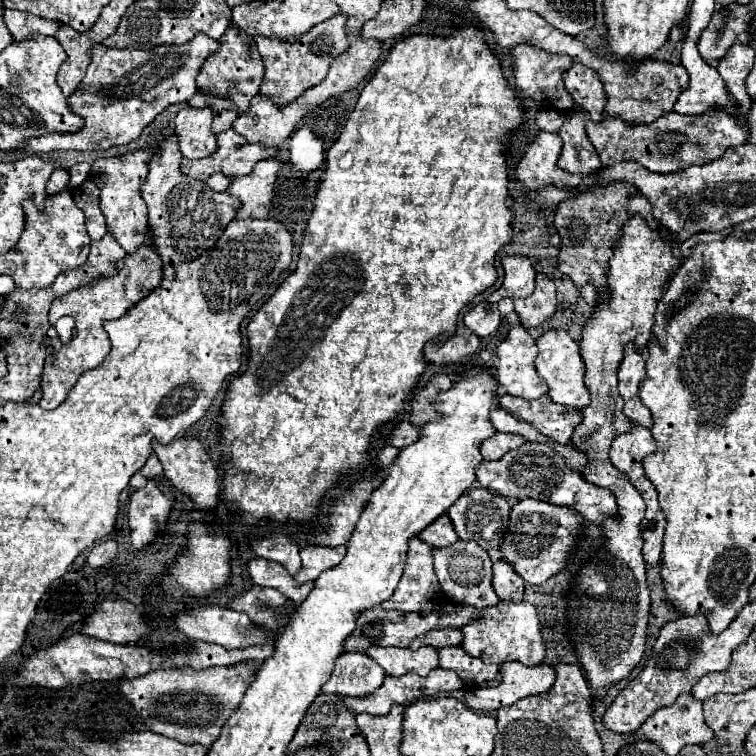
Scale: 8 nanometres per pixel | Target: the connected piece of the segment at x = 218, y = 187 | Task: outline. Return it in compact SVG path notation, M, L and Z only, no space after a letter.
M215 173L215 175L211 175L211 177L207 179L207 185L209 185L211 189L215 189L215 191L225 191L225 189L229 187L229 181L231 181L229 175Z

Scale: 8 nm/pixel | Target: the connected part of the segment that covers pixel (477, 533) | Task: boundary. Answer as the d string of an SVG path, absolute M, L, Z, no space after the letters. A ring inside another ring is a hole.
M477 487L477 489L467 491L465 495L461 495L447 509L447 515L453 523L453 529L459 535L459 539L475 539L479 543L479 547L483 547L485 551L495 551L501 545L501 539L505 537L505 529L509 523L509 509L511 509L511 505L501 495L487 493L487 489Z

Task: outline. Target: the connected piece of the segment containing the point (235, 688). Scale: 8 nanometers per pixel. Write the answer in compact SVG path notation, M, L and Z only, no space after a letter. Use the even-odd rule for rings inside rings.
M245 661L233 667L209 667L205 671L195 671L189 667L157 669L137 679L121 679L117 689L153 733L165 735L179 743L199 743L209 749L219 737L223 723L239 707L259 667L261 665L257 661Z

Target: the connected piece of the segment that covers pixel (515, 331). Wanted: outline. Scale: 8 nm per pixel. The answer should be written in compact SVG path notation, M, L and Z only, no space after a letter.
M517 313L507 315L507 323L509 323L509 335L505 341L499 343L497 347L497 381L505 387L505 391L513 397L523 397L523 399L539 399L543 395L547 395L547 385L543 385L543 381L539 379L537 371L535 371L535 357L537 357L537 347L535 347L535 339L523 329L521 321L515 317Z

